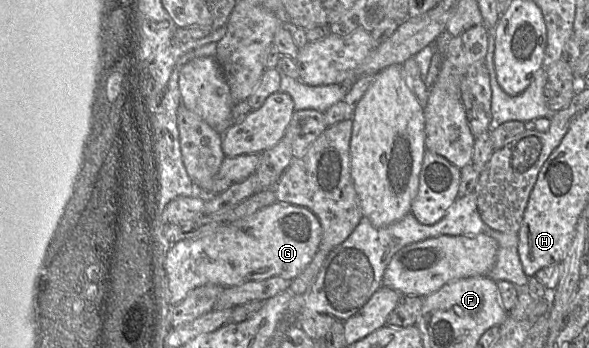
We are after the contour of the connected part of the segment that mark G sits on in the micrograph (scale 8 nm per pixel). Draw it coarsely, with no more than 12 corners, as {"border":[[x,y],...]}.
{"border":[[274,202],[171,244],[170,305],[206,284],[292,281],[321,239],[311,210]]}

